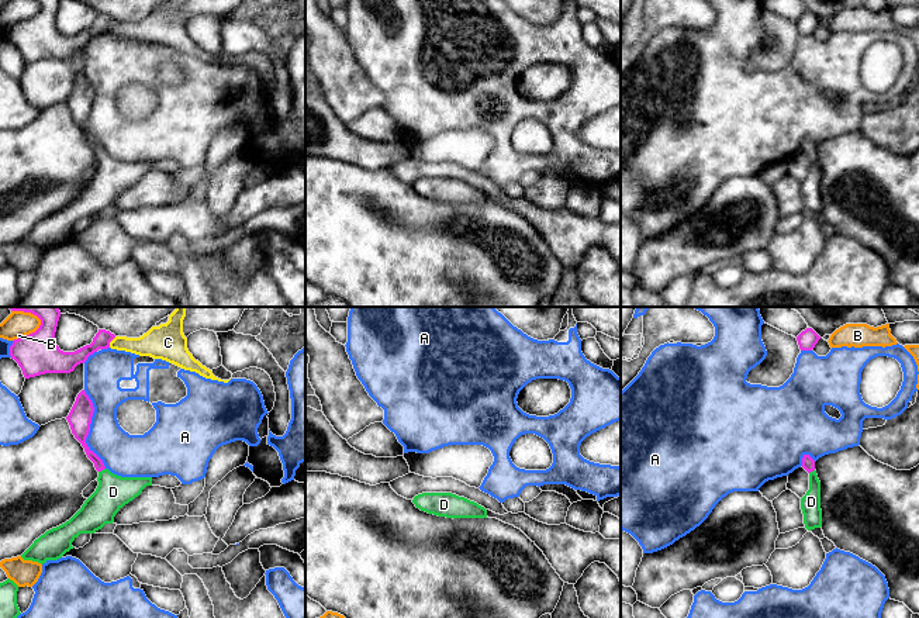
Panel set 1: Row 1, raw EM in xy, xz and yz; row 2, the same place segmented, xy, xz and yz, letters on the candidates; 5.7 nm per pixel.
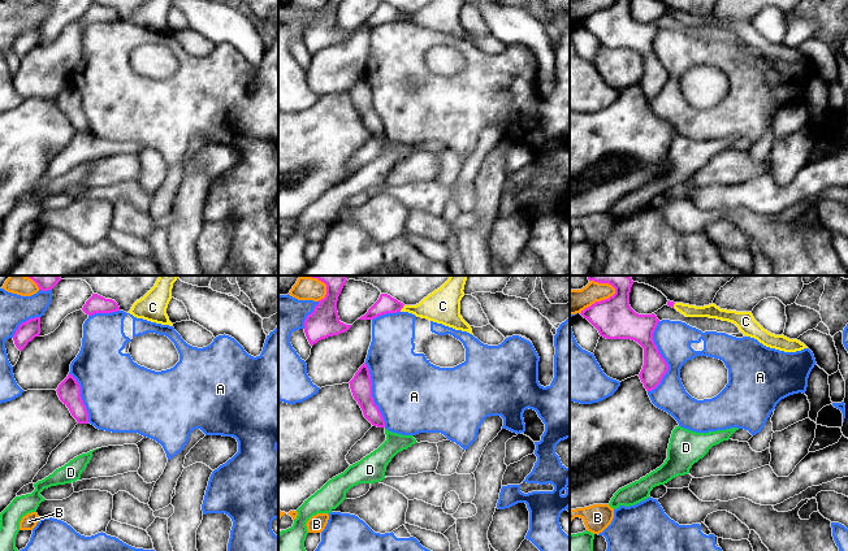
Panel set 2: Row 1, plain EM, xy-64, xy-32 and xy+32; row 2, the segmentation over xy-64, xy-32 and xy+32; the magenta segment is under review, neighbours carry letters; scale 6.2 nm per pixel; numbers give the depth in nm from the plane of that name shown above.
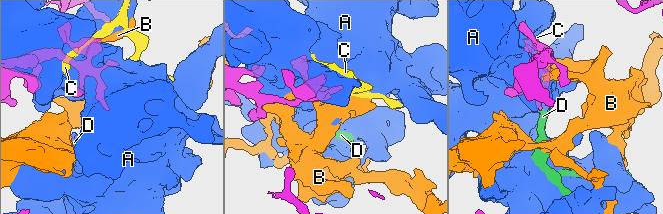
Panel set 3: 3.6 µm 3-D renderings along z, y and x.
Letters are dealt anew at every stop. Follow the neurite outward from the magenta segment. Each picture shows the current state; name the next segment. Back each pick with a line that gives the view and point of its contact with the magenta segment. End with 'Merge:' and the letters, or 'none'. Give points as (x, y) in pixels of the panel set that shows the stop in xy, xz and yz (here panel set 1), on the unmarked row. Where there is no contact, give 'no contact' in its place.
D: contact xy (102, 154)
Merge: D

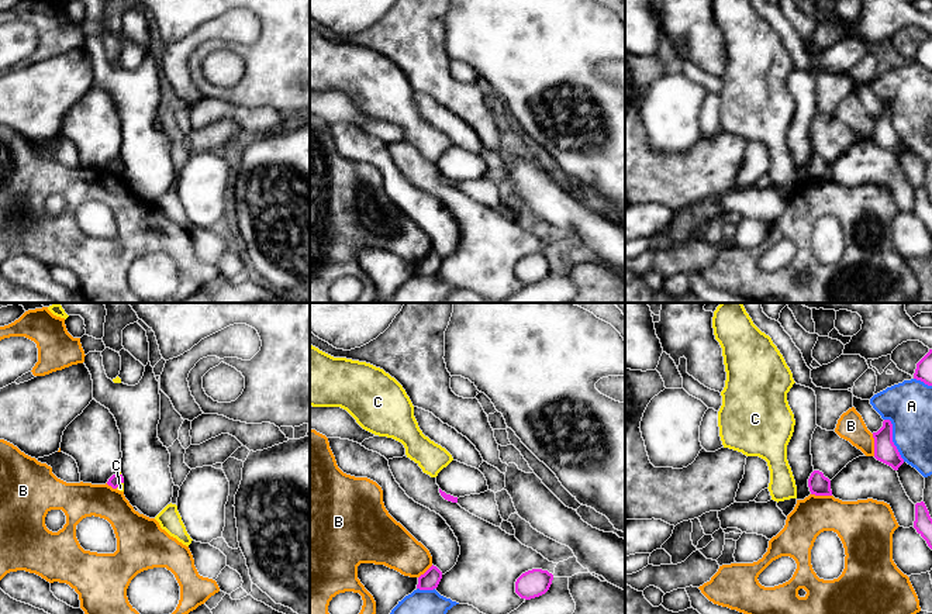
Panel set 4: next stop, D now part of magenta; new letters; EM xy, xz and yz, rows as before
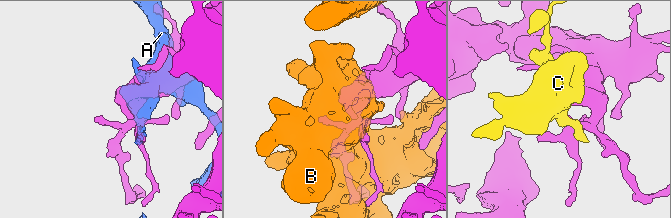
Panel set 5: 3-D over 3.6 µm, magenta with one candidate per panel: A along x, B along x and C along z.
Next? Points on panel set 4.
Merge: none

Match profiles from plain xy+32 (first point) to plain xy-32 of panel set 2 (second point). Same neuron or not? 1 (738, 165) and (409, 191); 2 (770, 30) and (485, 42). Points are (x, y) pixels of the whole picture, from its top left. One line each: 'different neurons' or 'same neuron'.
1: different neurons
2: different neurons

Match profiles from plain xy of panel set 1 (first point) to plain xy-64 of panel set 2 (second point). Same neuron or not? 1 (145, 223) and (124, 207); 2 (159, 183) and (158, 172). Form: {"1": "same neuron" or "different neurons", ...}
{"1": "different neurons", "2": "different neurons"}

